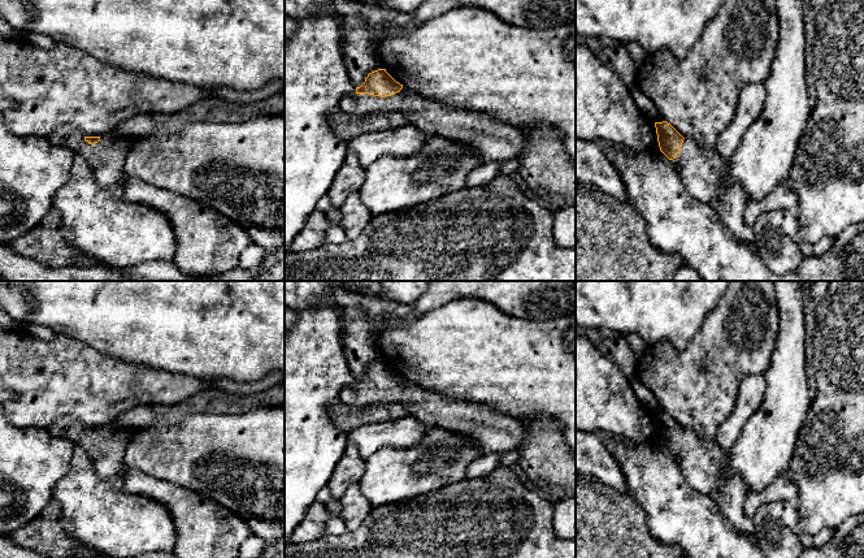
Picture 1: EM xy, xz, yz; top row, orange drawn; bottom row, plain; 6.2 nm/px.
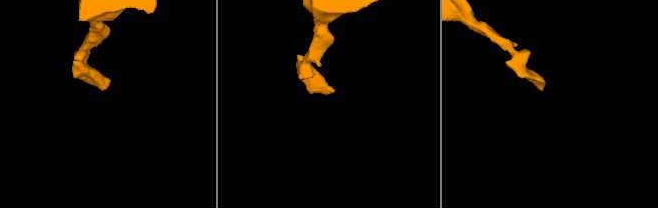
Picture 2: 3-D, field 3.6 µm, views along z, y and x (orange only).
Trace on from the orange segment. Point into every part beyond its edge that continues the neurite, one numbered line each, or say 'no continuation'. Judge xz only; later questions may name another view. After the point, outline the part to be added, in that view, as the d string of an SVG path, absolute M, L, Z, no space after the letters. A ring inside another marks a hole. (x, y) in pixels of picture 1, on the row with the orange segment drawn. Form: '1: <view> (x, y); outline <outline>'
1: xz (493, 141); outline M407 87L391 96L356 94L344 96L339 108L349 116L400 112L418 130L457 140L472 148L483 163L516 160L525 146L525 134L477 112L446 108Z

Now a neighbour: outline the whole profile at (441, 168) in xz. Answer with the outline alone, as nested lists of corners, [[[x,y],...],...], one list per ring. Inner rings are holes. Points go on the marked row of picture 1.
[[[431,134],[426,146],[409,157],[386,155],[365,168],[365,179],[359,189],[361,202],[373,216],[435,200],[465,187],[466,176],[483,161],[466,144]]]

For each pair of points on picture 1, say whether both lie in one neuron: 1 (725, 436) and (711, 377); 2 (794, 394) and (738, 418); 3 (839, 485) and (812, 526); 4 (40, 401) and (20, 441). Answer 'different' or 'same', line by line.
1: different
2: different
3: same
4: different

